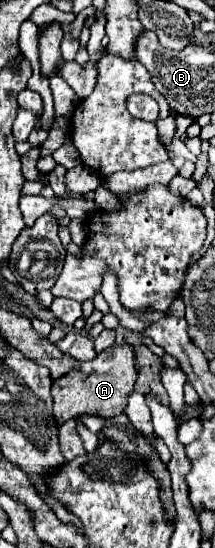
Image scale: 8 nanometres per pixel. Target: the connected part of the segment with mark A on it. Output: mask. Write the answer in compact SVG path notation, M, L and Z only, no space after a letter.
M113 345L99 353L93 361L79 363L77 369L53 381L51 395L53 395L53 417L55 423L61 427L63 421L81 415L95 415L95 417L113 417L125 411L125 397L133 391L133 383L137 381L139 371L135 369L135 349L131 345Z

